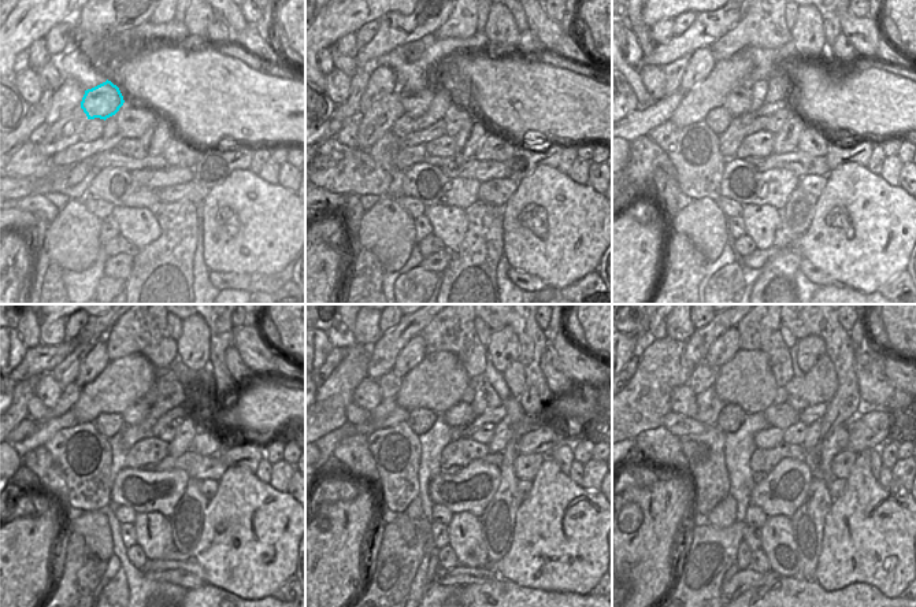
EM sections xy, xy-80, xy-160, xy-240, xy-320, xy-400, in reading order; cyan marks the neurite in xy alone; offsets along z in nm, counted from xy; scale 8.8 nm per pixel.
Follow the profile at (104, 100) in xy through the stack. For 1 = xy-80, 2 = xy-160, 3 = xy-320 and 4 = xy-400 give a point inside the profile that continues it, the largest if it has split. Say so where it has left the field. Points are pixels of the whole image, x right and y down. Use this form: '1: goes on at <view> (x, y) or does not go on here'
1: goes on at xy-80 (415, 103)
2: goes on at xy-160 (738, 102)
3: goes on at xy-320 (458, 417)
4: goes on at xy-400 (781, 415)

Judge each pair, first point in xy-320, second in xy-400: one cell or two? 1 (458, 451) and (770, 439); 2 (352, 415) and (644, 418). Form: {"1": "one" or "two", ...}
{"1": "two", "2": "two"}

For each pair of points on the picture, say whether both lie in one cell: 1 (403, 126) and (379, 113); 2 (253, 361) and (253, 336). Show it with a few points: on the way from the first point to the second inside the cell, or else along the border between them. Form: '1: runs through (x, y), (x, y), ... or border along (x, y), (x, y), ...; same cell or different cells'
1: border along (403, 113), (390, 130); different cells
2: runs through (253, 355), (253, 341); same cell

